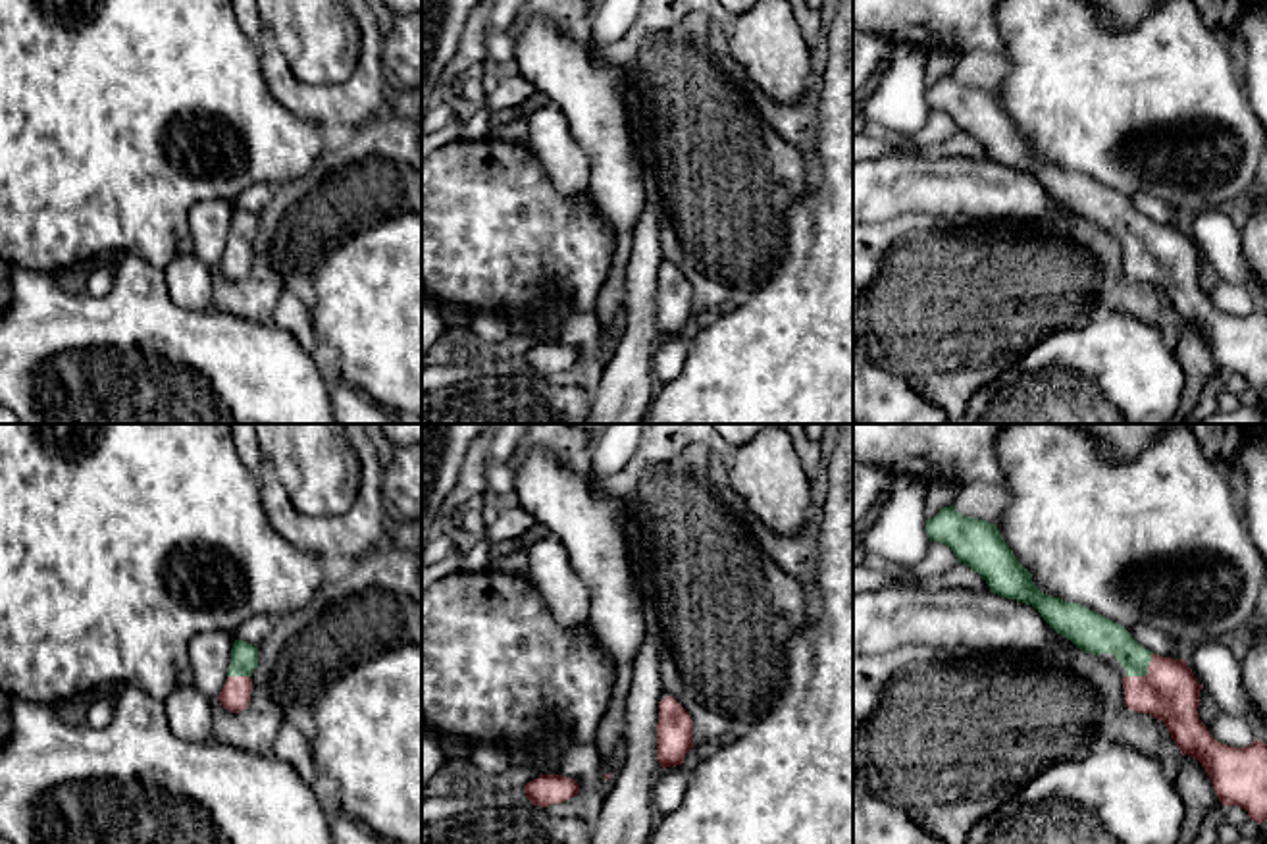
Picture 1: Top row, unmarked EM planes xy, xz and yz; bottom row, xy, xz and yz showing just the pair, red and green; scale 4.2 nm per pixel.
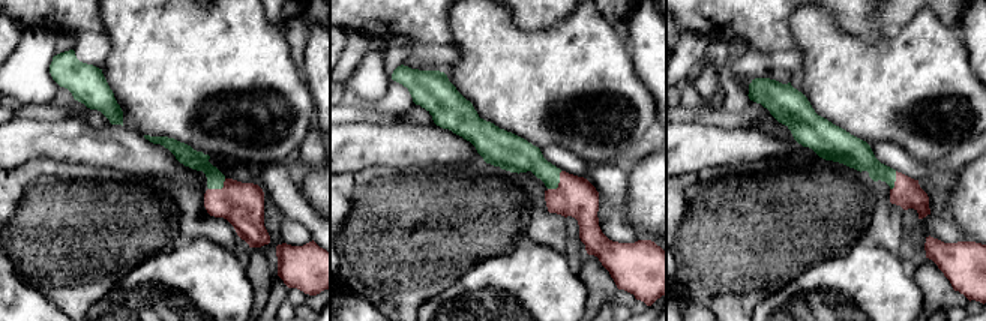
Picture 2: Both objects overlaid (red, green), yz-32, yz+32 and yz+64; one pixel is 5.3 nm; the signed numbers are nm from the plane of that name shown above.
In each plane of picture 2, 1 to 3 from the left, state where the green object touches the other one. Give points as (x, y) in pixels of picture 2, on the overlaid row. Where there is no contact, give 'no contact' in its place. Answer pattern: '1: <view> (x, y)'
1: yz-32 (219, 189)
2: yz+32 (559, 183)
3: yz+64 (896, 180)

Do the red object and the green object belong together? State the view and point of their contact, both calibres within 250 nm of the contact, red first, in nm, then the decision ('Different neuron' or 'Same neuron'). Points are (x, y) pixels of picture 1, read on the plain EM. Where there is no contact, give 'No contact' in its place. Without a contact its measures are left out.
Touches red at yz (1148, 241). Thickness 240 nm (red) against 140 nm. Same neuron

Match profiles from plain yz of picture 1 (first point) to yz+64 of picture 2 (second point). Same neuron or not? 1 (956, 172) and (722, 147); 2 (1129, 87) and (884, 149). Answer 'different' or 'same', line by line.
1: same
2: different

